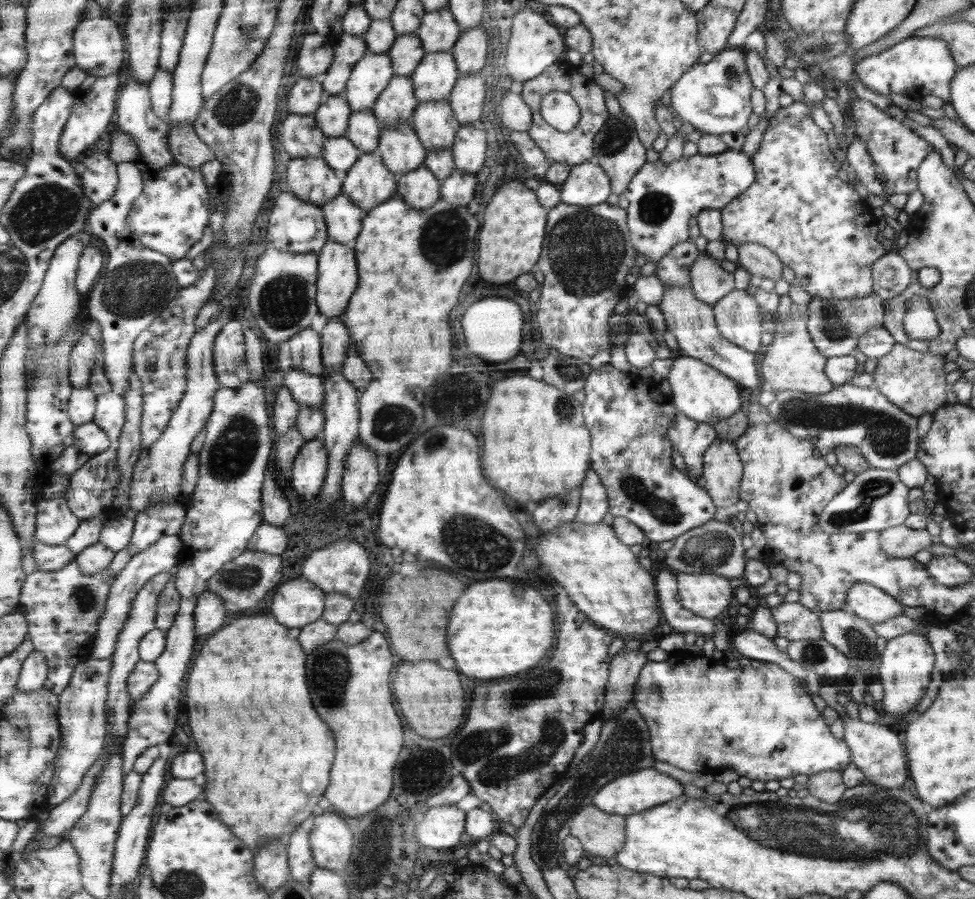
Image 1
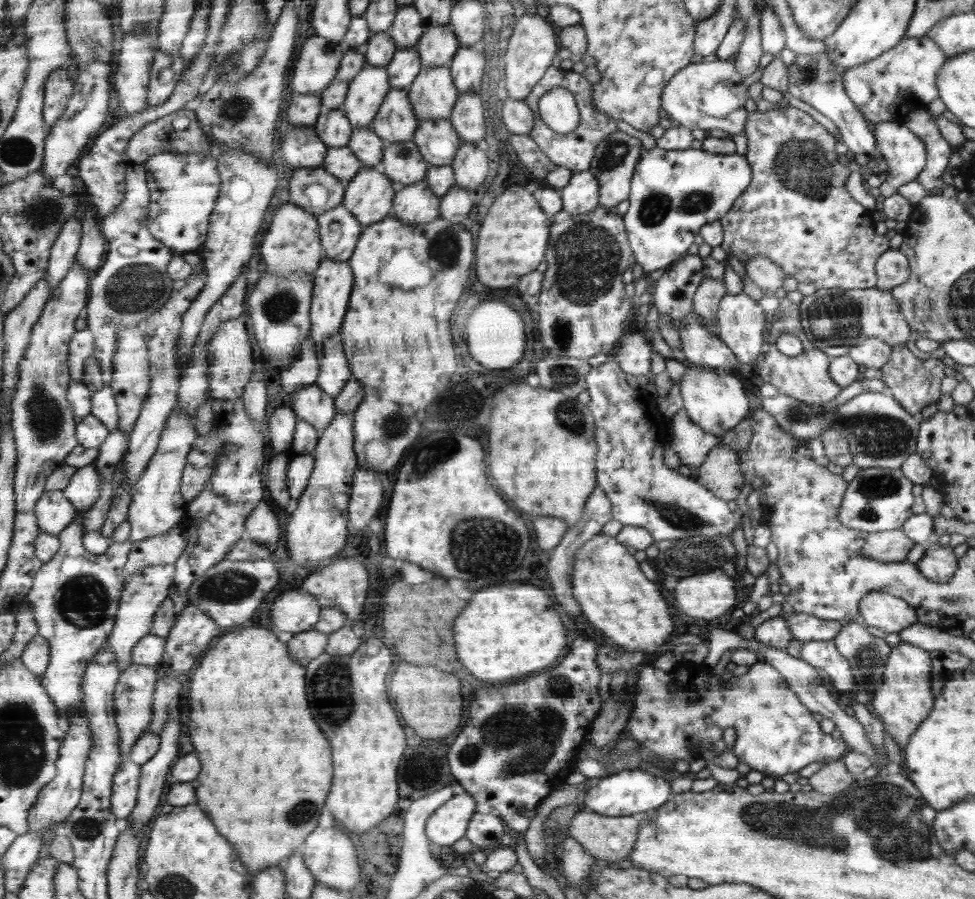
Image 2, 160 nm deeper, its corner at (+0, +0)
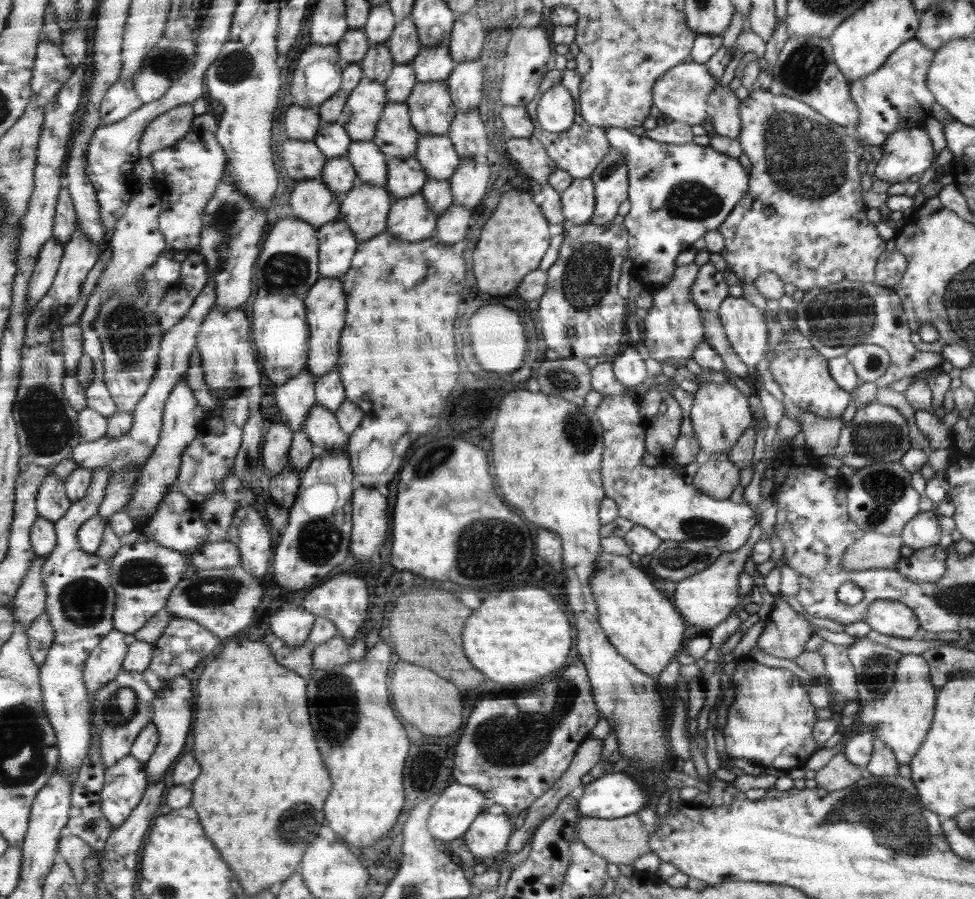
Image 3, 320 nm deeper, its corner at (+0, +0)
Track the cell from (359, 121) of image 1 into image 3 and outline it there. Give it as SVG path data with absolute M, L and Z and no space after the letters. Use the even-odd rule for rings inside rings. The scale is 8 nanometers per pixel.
M352 141L346 157L358 172L358 184L386 187L388 157L374 141Z

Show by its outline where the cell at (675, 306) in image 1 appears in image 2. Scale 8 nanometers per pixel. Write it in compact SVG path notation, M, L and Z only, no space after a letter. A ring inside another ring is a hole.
M692 312L688 317L684 317L684 323L681 325L679 334L684 356L686 356L691 365L701 366L702 368L724 368L724 373L728 372L728 368L741 366L741 362L736 358L731 347L719 338L718 332L708 330L703 325L702 317L696 312Z

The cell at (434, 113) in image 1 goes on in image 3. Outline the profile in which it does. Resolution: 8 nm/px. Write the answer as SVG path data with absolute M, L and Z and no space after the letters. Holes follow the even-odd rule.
M420 134L416 160L426 168L429 179L448 181L462 159L447 134Z

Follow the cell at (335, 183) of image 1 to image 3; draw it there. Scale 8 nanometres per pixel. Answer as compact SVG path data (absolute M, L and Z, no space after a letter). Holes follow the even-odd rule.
M322 177L296 182L290 208L296 219L302 219L319 229L339 217L344 195L336 195Z

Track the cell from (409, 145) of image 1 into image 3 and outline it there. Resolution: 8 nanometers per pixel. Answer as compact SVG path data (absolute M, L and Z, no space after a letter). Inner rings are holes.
M394 156L387 159L386 188L394 201L421 193L428 179L426 168L415 156Z

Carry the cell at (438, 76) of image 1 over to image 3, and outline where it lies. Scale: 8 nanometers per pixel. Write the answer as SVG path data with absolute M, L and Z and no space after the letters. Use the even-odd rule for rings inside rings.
M445 80L418 82L405 103L410 107L411 123L419 134L448 134L455 120L455 107L452 102L450 86Z

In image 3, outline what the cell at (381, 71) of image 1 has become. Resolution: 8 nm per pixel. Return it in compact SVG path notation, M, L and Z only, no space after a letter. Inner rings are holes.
M366 76L359 81L359 86L351 93L348 98L346 109L338 118L339 123L347 130L351 139L354 140L370 140L373 141L375 133L378 129L379 121L382 119L383 110L388 103L387 87L382 82L368 80Z

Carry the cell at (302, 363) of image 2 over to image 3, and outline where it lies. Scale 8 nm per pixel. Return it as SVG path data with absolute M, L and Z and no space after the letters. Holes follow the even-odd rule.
M303 370L288 382L274 387L283 424L294 433L304 431L305 420L316 404L315 380L310 370Z

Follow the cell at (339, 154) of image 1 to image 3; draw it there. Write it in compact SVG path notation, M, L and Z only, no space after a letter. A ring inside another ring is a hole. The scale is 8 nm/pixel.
M339 156L327 159L322 180L328 184L328 188L331 188L332 192L336 192L336 195L344 195L356 186L358 172L352 166L350 159Z

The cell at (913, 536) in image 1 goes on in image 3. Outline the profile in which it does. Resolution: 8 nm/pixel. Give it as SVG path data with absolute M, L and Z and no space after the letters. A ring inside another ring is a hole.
M865 532L843 554L843 567L846 570L894 568L896 562L902 558L902 545L904 544L901 535Z

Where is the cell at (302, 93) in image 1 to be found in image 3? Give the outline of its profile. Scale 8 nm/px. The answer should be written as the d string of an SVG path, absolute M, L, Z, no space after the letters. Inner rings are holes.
M292 104L284 116L287 138L312 141L322 125L318 109L319 107L302 108Z

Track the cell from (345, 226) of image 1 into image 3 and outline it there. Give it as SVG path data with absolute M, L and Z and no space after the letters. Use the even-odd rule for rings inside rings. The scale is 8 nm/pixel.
M335 218L318 229L319 270L322 276L342 278L350 268L358 242L348 223Z

